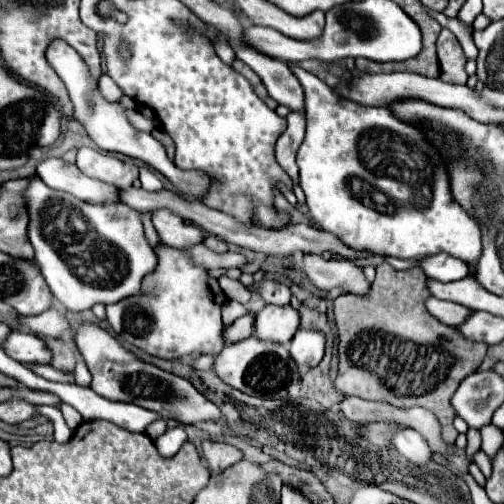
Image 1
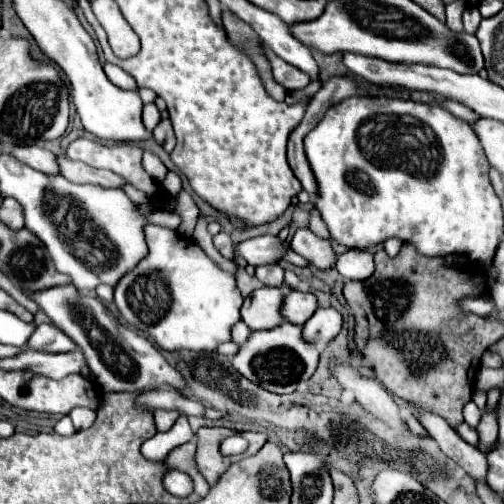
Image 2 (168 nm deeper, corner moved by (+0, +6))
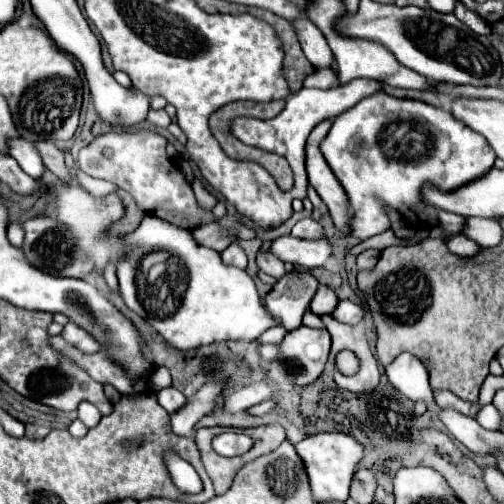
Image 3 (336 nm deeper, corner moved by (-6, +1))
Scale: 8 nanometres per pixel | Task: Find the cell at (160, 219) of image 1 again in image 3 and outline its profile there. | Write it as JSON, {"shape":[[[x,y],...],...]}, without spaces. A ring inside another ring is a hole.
{"shape":[[[217,221],[211,222],[209,224],[203,224],[195,230],[191,230],[193,237],[199,244],[203,244],[209,248],[221,252],[225,250],[229,244],[231,244],[231,238],[229,236],[223,236],[221,230],[219,230],[219,224]]]}

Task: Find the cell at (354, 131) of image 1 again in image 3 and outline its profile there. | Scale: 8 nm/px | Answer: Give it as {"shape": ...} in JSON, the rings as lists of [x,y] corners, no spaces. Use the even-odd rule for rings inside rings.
{"shape":[[[383,90],[363,98],[359,104],[355,104],[347,112],[339,114],[337,118],[333,118],[331,130],[325,136],[325,140],[321,142],[321,152],[349,196],[349,202],[353,208],[351,236],[355,236],[359,240],[365,240],[365,238],[371,238],[375,234],[389,230],[391,222],[383,210],[385,204],[393,206],[411,224],[411,228],[419,230],[419,228],[443,226],[445,236],[459,234],[465,218],[459,218],[457,214],[435,210],[435,208],[427,206],[421,200],[419,190],[425,182],[431,182],[433,186],[439,186],[445,192],[455,190],[455,188],[479,178],[481,174],[485,174],[495,162],[495,152],[491,150],[489,142],[481,134],[475,134],[471,128],[463,126],[463,122],[453,118],[451,112],[429,106],[419,100],[395,98]]]}

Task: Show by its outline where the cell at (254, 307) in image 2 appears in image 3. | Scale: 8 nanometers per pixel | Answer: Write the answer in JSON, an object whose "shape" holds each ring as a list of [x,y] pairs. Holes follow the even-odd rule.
{"shape":[[[287,272],[267,294],[267,310],[281,318],[281,326],[295,330],[301,326],[301,316],[309,308],[311,298],[319,288],[317,278],[311,272]]]}

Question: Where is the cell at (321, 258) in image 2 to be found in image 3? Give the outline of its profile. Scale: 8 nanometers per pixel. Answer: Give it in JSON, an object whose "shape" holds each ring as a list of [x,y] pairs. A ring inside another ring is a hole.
{"shape":[[[303,218],[293,226],[291,234],[297,236],[297,238],[319,238],[319,236],[323,236],[323,228],[321,228],[321,224],[317,220]]]}

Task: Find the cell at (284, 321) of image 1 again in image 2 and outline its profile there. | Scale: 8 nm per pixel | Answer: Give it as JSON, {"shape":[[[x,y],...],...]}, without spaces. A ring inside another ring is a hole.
{"shape":[[[289,291],[281,303],[281,317],[293,325],[303,325],[317,309],[317,299],[313,293]]]}

